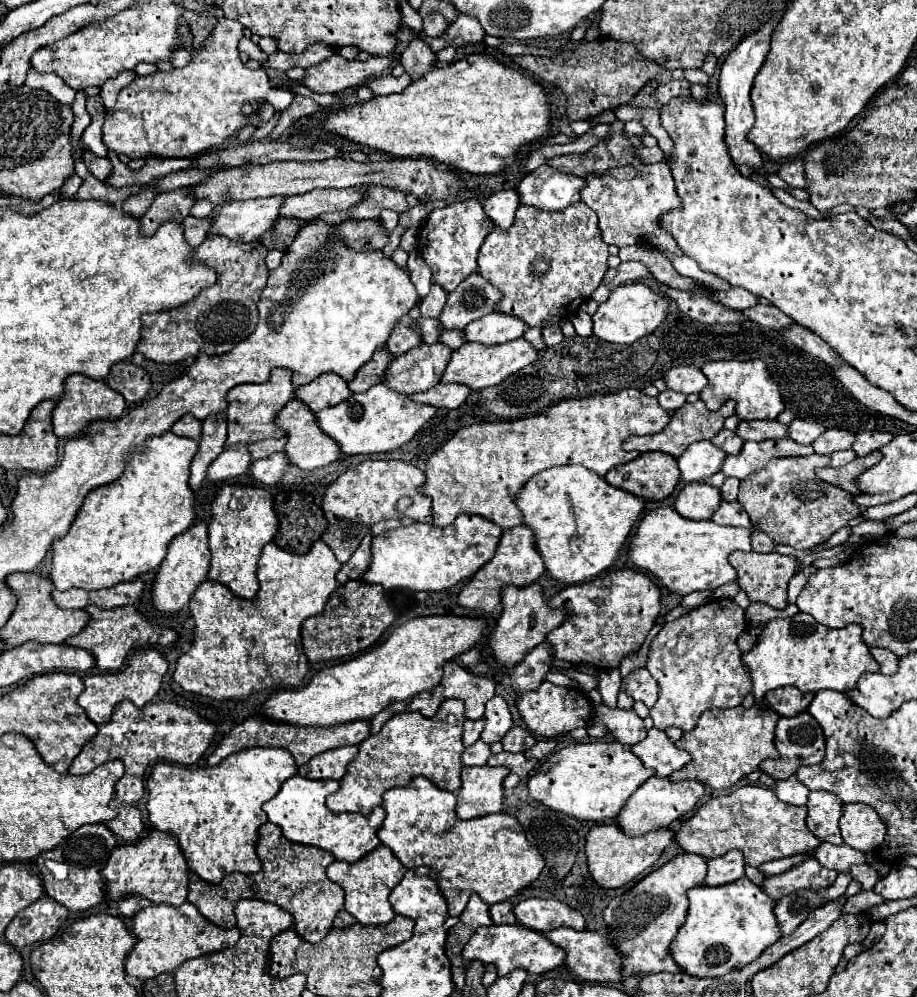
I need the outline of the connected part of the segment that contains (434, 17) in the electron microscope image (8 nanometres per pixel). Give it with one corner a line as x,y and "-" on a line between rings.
431,12
423,18
423,34
429,38
439,38
447,30
447,18
439,12

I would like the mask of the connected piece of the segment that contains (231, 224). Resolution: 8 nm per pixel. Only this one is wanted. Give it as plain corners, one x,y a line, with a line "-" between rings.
285,196
229,202
219,216
215,214
209,234
227,236
235,242
255,242
273,228
283,204

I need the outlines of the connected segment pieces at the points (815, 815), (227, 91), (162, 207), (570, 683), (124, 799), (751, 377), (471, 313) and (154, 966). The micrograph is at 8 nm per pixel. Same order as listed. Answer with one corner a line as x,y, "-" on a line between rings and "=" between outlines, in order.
811,792
807,802
807,828
823,842
831,844
843,844
841,830
839,830
839,818
843,814
843,802
831,792
=
219,18
205,48
201,48
201,52
195,54
185,68
175,68
171,72
157,70
155,74
149,76
137,76
129,86
125,86
119,92
117,110
111,116
109,114
105,116
105,124
103,124
105,146
129,158
145,158
149,154
159,158
193,158
211,148
219,148
229,138
233,138
237,130
245,126
245,116
241,114
245,102
261,98
261,100
269,100
269,104
273,104
277,112
289,108
293,100
293,94
289,90
271,88
265,68
249,70
239,60
237,42
241,36
243,36
243,26
239,22
229,18
=
177,188
171,192
161,192
155,196
151,208
141,216
141,232
143,236
155,234
157,226
161,226
167,220
181,222
189,216
189,210
195,204
195,196
191,188
=
549,671
546,674
546,678
547,681
555,684
555,685
559,685
559,686
564,686
564,687
570,687
570,688
577,688
578,687
578,683
576,680
569,678
567,675
563,674
563,673
554,673
=
123,700
115,706
113,716
109,722
99,726
97,736
93,736
79,756
69,766
71,774
87,774
93,768
101,766
103,762
121,758
125,764
125,776
121,782
117,782
115,798
111,800
111,808
117,812
117,816
107,822
107,828
113,830
115,836
123,838
125,842
137,840
143,830
141,810
133,806
133,802
139,802
145,794
145,772
151,764
165,760
165,762
177,762
177,764
195,764
207,746
211,744
215,736
217,726
205,718
201,718
197,712
177,706
173,702
151,702
143,708
137,708
133,702
=
763,360
707,362
701,370
709,380
709,384
701,392
701,400
709,410
719,410
719,406
727,400
737,402
735,414
741,416
741,420
775,420
785,410
781,388
767,372
767,364
=
481,274
467,276
449,296
447,304
443,308
443,314
439,316
443,328
451,330
465,330
465,326
477,318
483,318
485,314
493,312
497,302
501,300
501,290
491,286
=
185,902
181,906
151,904
145,910
139,910
133,916
133,934
139,938
139,944
131,950
125,970
127,974
141,980
155,978
163,972
173,972
183,964
183,960
231,948
239,940
237,928
221,928
207,922
207,918
203,918
191,902

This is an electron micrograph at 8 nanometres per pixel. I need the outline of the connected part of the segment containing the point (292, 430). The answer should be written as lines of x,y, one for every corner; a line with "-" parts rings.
293,398
291,402
287,402
287,406
277,416
277,424
289,436
289,442
285,446
285,454
287,454
291,464
295,464
295,466
299,466
303,470
315,470
315,468
321,468
321,466
327,466
327,464
335,462
341,456
339,444
331,436
323,434
323,430
317,426
315,414
307,406
303,406
301,400

